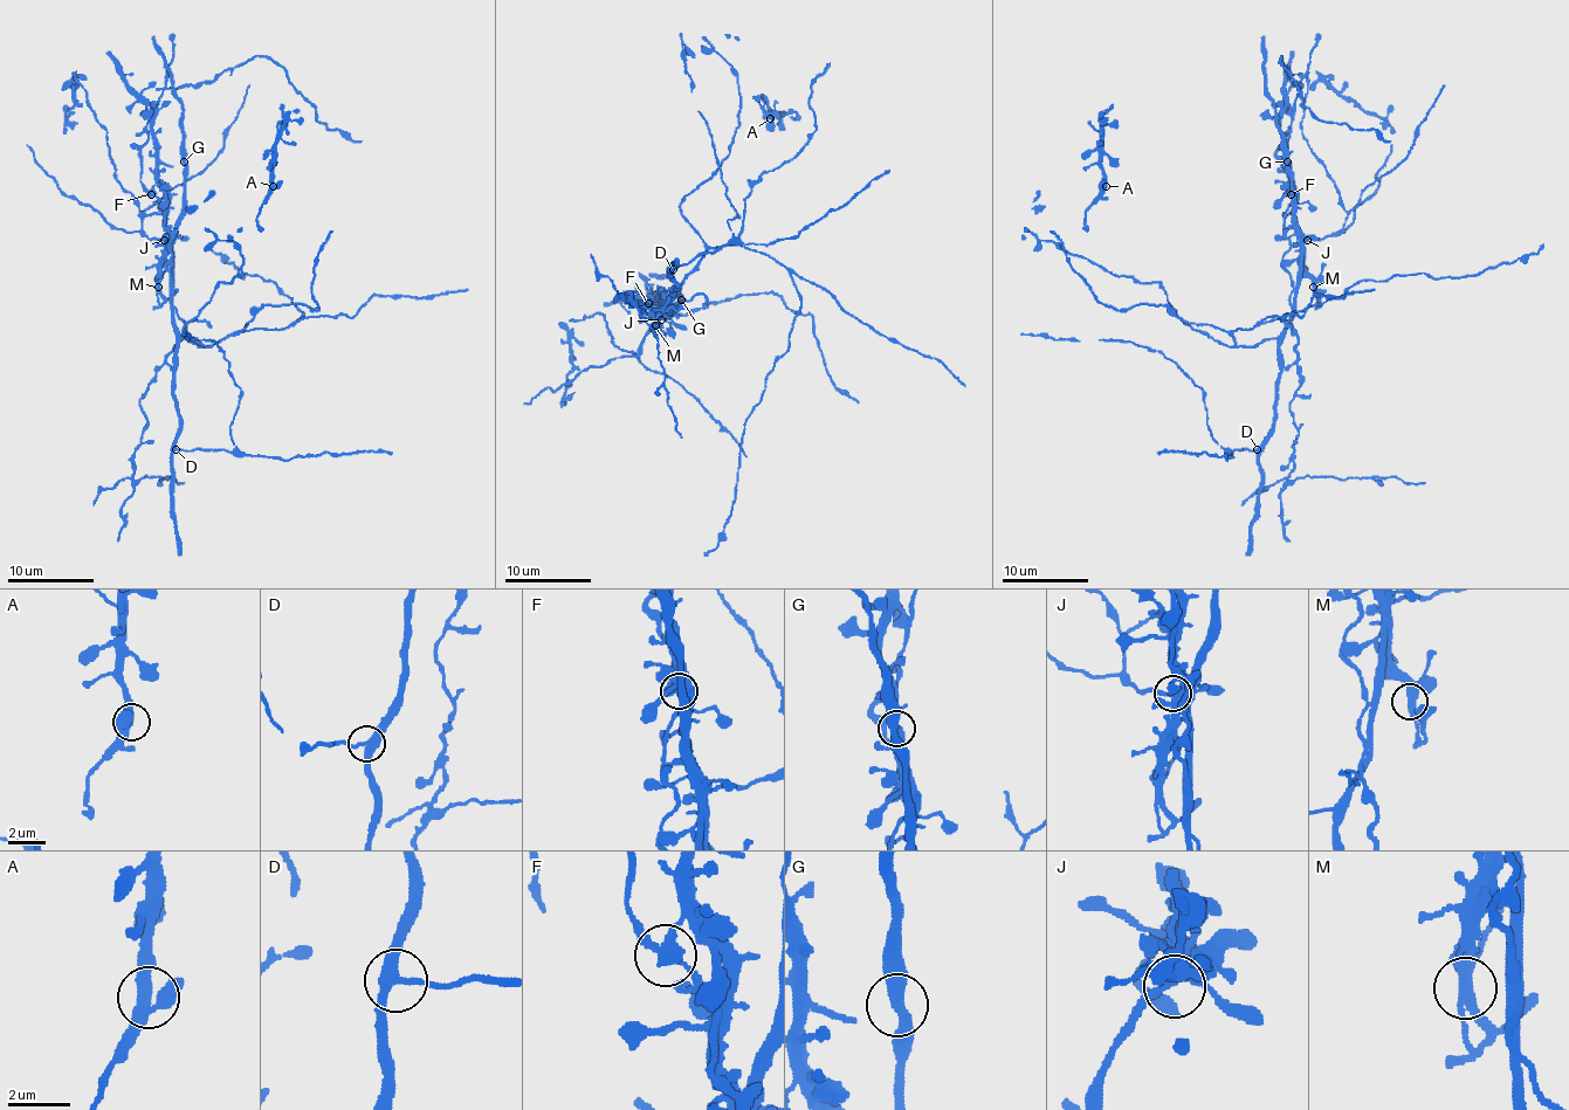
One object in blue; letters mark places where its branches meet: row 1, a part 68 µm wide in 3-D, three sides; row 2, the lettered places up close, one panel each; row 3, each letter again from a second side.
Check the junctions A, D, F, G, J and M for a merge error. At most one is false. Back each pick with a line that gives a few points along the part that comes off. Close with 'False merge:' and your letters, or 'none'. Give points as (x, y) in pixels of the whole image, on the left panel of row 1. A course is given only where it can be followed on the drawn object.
F: Course of the part to remove: (151, 194), (171, 233), (171, 304), (186, 332), (140, 400), (148, 426), (132, 477), (184, 482)
False merge: F

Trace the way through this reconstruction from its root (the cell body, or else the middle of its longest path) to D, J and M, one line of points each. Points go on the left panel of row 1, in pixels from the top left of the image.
D: (173, 298), (173, 398), (179, 419), (176, 449)
J: (173, 298), (173, 248), (164, 240)
M: (173, 298), (173, 281), (166, 261), (158, 287)

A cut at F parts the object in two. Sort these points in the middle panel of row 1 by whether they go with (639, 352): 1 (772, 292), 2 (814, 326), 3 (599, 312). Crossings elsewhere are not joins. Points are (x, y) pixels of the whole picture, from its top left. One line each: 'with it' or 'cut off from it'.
1: cut off from it
2: cut off from it
3: with it

